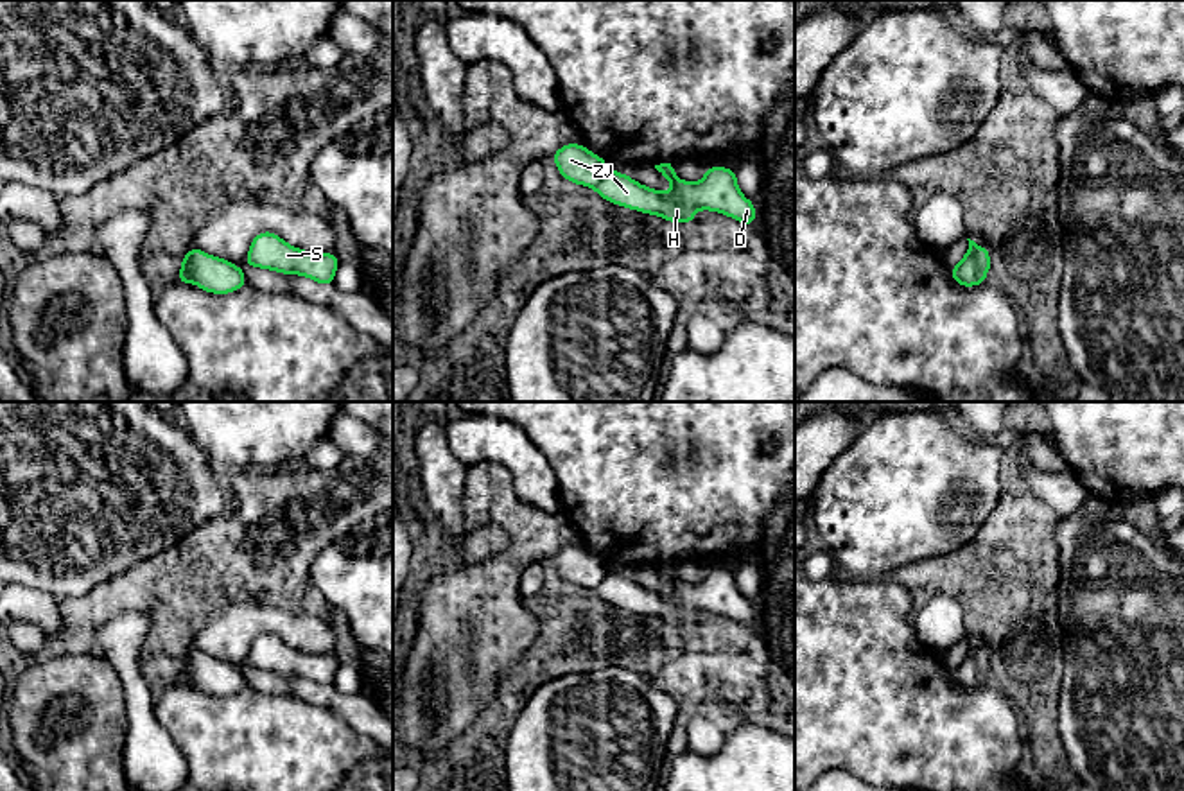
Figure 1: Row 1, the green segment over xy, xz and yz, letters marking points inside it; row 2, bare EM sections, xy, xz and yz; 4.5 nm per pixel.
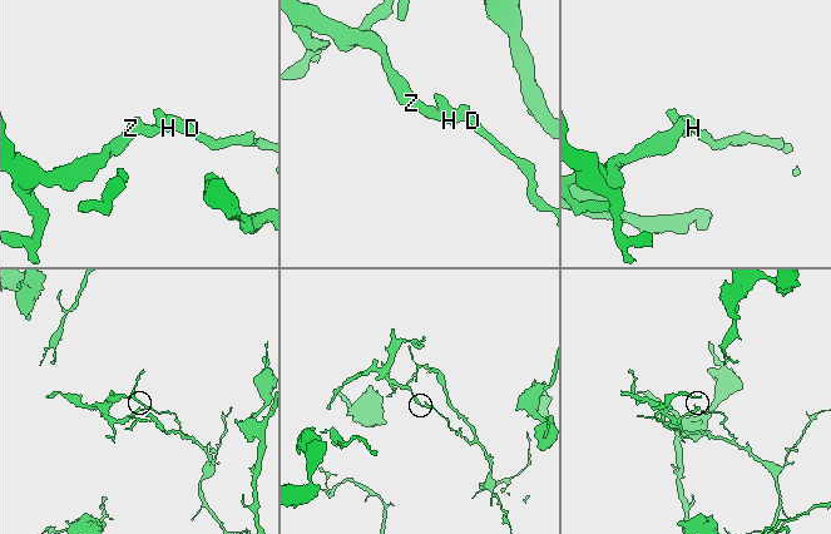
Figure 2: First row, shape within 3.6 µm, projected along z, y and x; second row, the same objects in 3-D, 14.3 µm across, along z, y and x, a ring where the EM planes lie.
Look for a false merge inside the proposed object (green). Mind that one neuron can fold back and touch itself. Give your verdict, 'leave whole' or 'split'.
split

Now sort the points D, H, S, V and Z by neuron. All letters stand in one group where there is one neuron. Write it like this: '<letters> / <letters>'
D H S V / Z

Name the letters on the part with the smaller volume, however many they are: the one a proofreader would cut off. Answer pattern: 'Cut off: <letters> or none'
Cut off: Z

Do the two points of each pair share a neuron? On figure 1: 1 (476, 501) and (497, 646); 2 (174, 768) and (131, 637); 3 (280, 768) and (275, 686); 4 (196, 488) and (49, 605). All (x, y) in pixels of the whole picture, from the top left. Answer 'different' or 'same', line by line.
1: same
2: same
3: different
4: different

